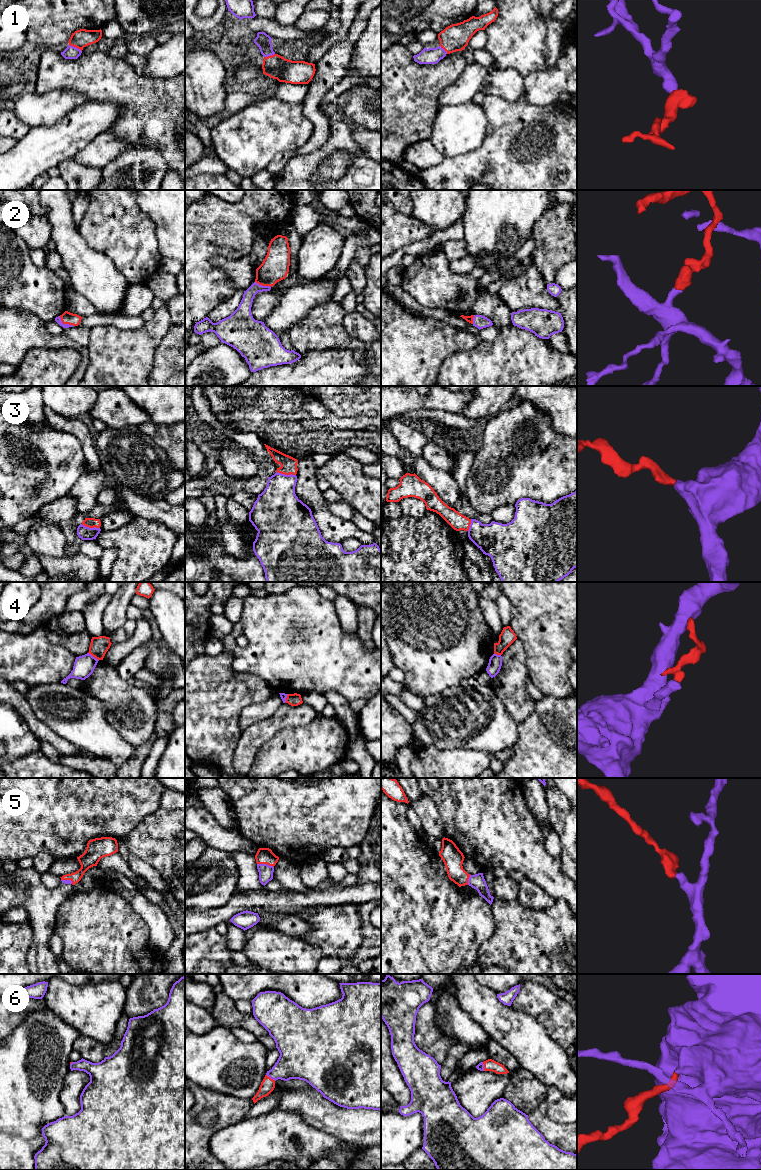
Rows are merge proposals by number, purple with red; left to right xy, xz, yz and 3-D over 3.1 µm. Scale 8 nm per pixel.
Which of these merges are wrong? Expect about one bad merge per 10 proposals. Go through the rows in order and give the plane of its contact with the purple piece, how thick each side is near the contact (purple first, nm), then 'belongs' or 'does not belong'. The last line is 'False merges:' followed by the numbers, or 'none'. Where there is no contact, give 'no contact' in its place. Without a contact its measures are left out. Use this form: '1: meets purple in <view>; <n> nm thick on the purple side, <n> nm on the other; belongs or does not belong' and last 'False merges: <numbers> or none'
1: meets purple in xy; 100 nm thick on the purple side, 150 nm on the other; belongs
2: meets purple in xy; 50 nm thick on the purple side, 100 nm on the other; belongs
3: meets purple in xz; 320 nm thick on the purple side, 130 nm on the other; belongs
4: meets purple in xy; 170 nm thick on the purple side, 150 nm on the other; does not belong
5: meets purple in xz; 110 nm thick on the purple side, 130 nm on the other; belongs
6: meets purple in xz; 280 nm thick on the purple side, 110 nm on the other; belongs
False merges: 4

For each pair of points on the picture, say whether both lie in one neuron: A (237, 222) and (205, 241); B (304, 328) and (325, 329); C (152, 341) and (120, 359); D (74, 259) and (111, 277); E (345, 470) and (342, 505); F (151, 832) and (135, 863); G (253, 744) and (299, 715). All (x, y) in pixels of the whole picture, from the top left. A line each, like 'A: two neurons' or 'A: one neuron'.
A: one neuron
B: one neuron
C: one neuron
D: one neuron
E: two neurons
F: two neurons
G: one neuron

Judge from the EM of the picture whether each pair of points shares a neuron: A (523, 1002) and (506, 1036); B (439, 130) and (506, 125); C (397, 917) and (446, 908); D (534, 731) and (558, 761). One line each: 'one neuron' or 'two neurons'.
A: two neurons
B: two neurons
C: one neuron
D: one neuron

